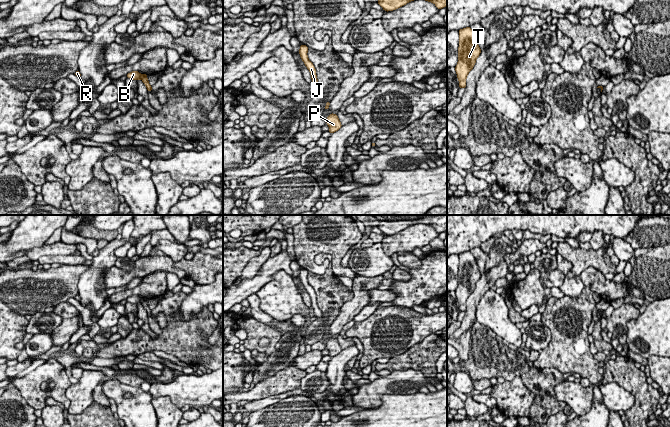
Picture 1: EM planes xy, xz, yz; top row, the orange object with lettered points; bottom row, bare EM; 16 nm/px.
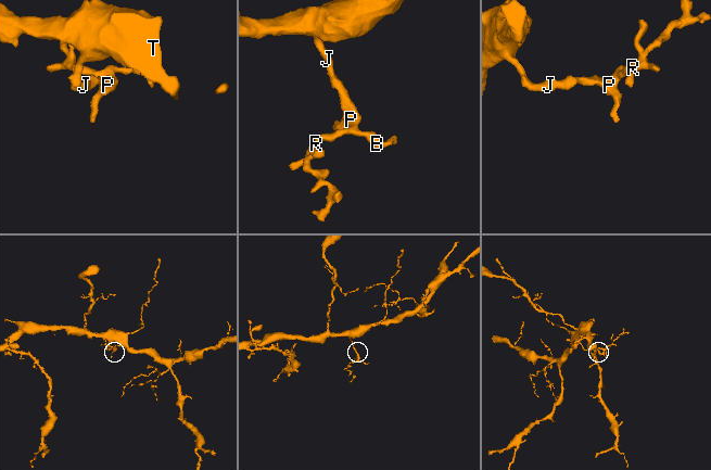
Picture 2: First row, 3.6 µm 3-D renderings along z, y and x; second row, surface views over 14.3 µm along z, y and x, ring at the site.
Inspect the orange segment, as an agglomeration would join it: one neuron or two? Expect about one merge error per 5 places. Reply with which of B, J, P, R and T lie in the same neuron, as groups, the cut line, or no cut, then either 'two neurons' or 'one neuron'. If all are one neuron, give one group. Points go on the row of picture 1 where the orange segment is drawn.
B J P R T; no cut; one neuron

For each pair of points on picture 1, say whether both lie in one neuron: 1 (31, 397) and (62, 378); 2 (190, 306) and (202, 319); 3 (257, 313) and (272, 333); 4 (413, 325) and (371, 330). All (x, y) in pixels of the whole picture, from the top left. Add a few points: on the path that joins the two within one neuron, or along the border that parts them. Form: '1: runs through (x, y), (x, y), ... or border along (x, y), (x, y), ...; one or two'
1: runs through (40, 396), (51, 394), (58, 387); one
2: border along (206, 307), (189, 319), (174, 319); two
3: border along (251, 315), (271, 326); two
4: runs through (403, 327), (381, 330); one

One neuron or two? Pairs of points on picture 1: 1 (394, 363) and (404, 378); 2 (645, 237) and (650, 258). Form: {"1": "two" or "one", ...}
{"1": "two", "2": "two"}

